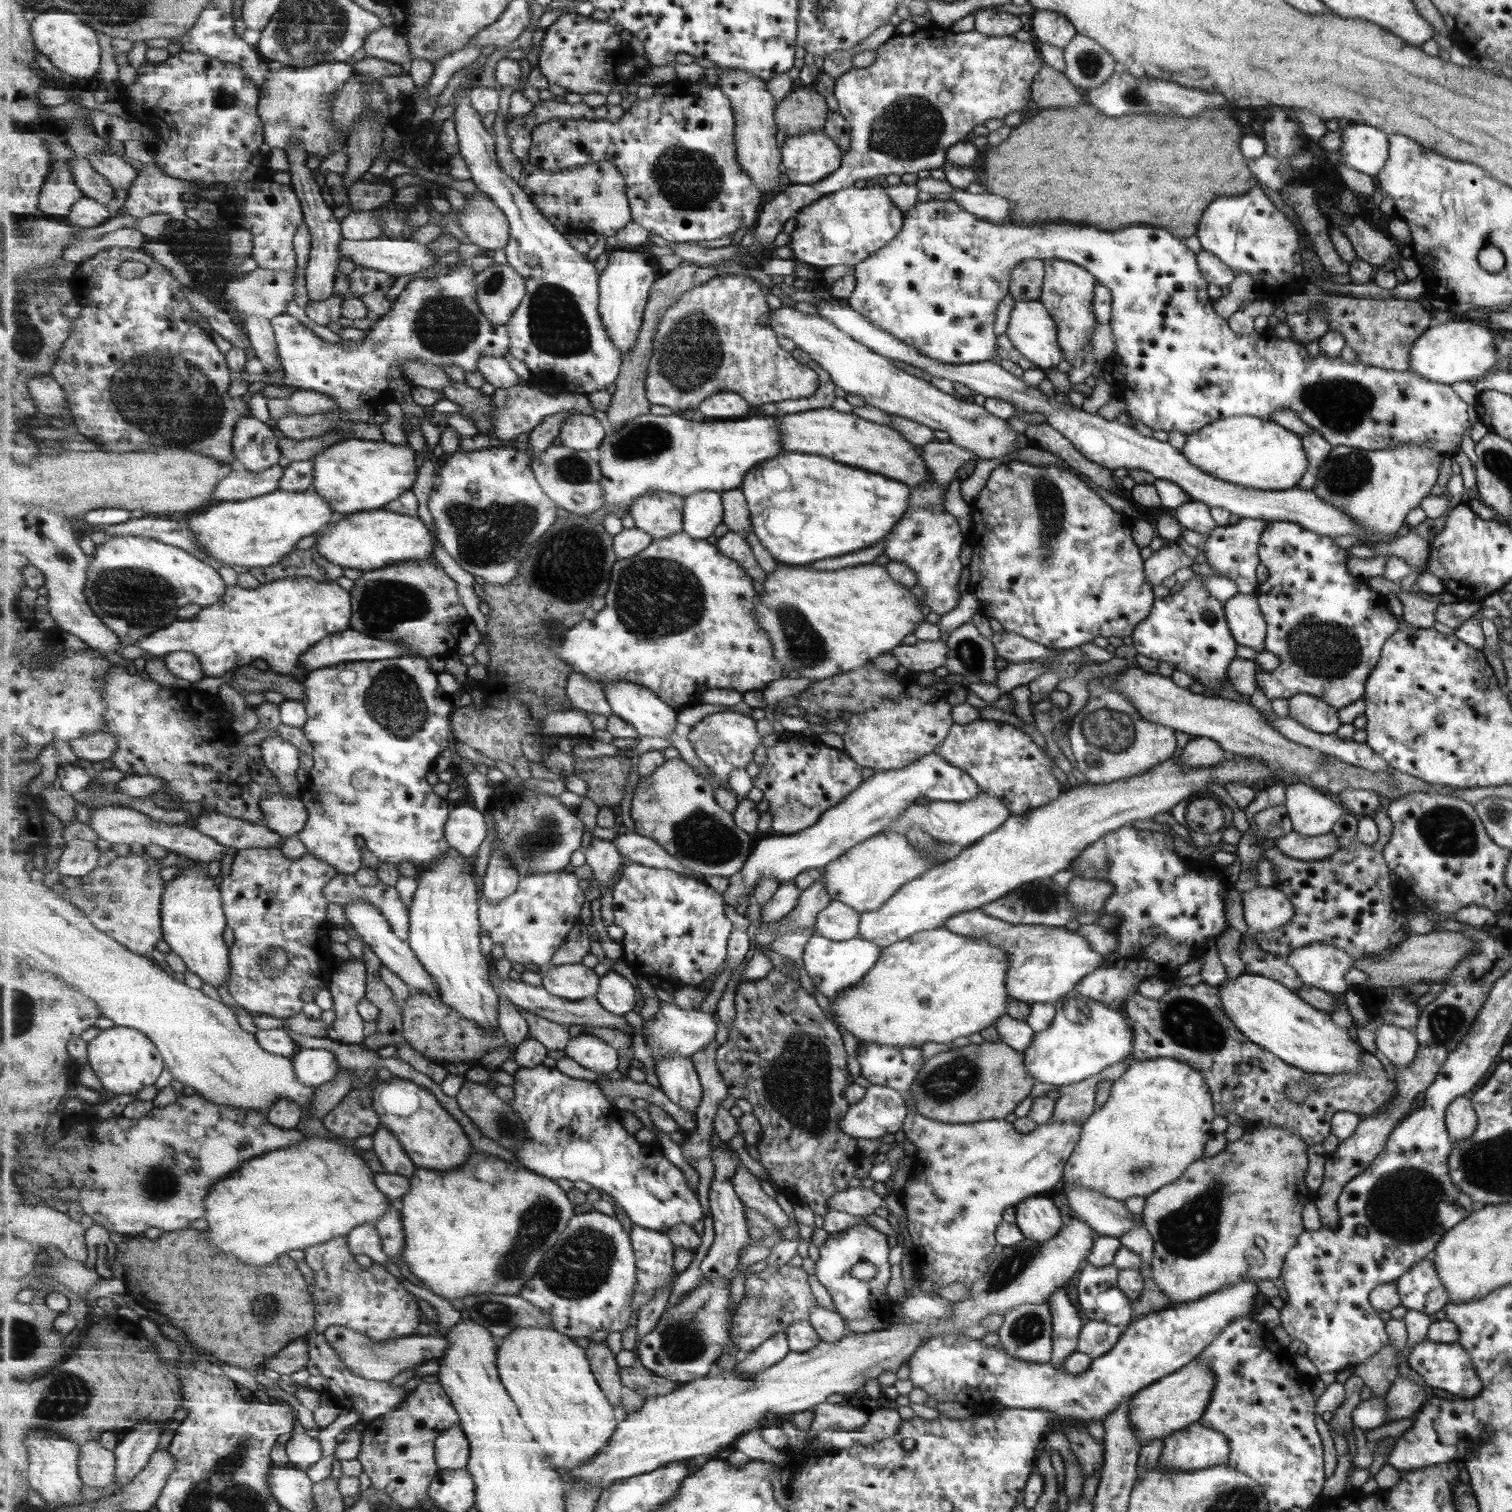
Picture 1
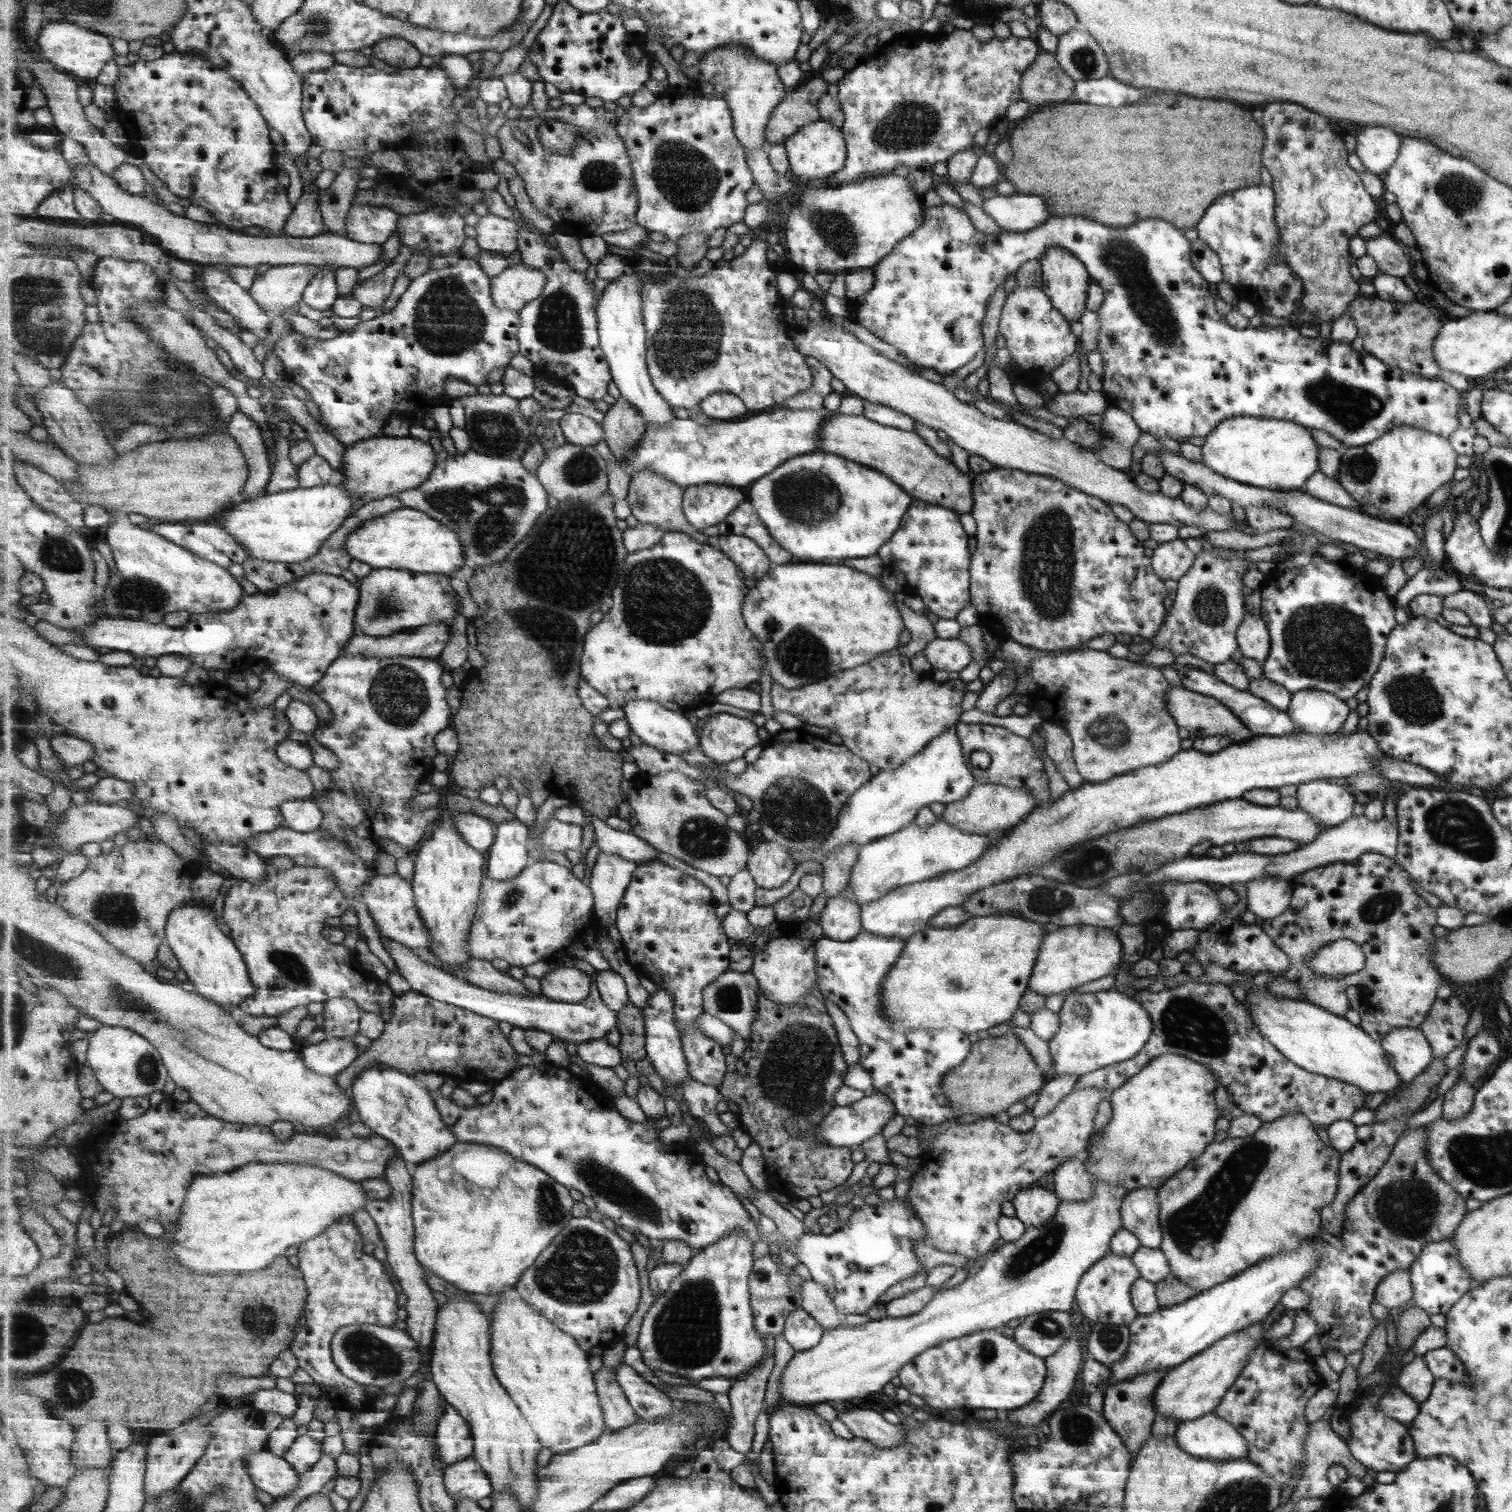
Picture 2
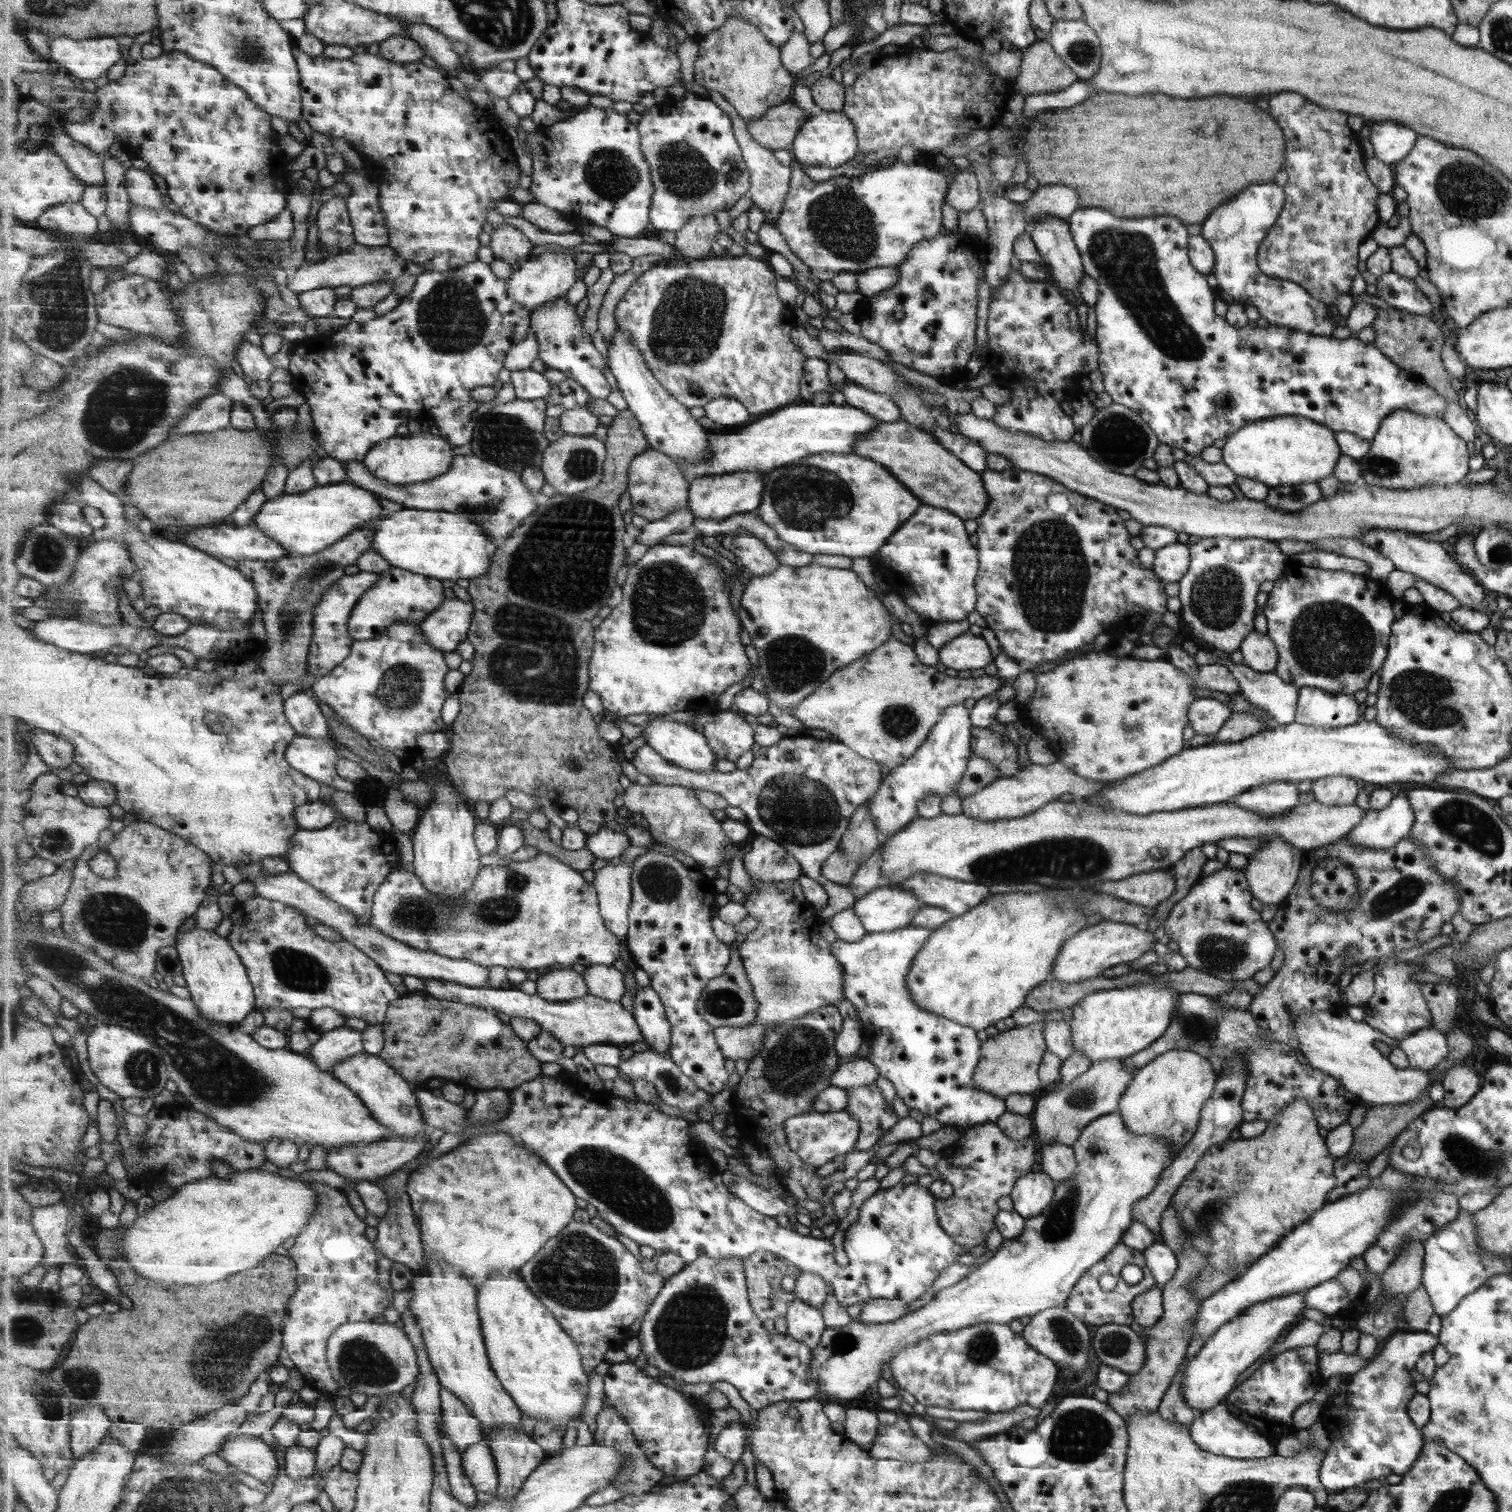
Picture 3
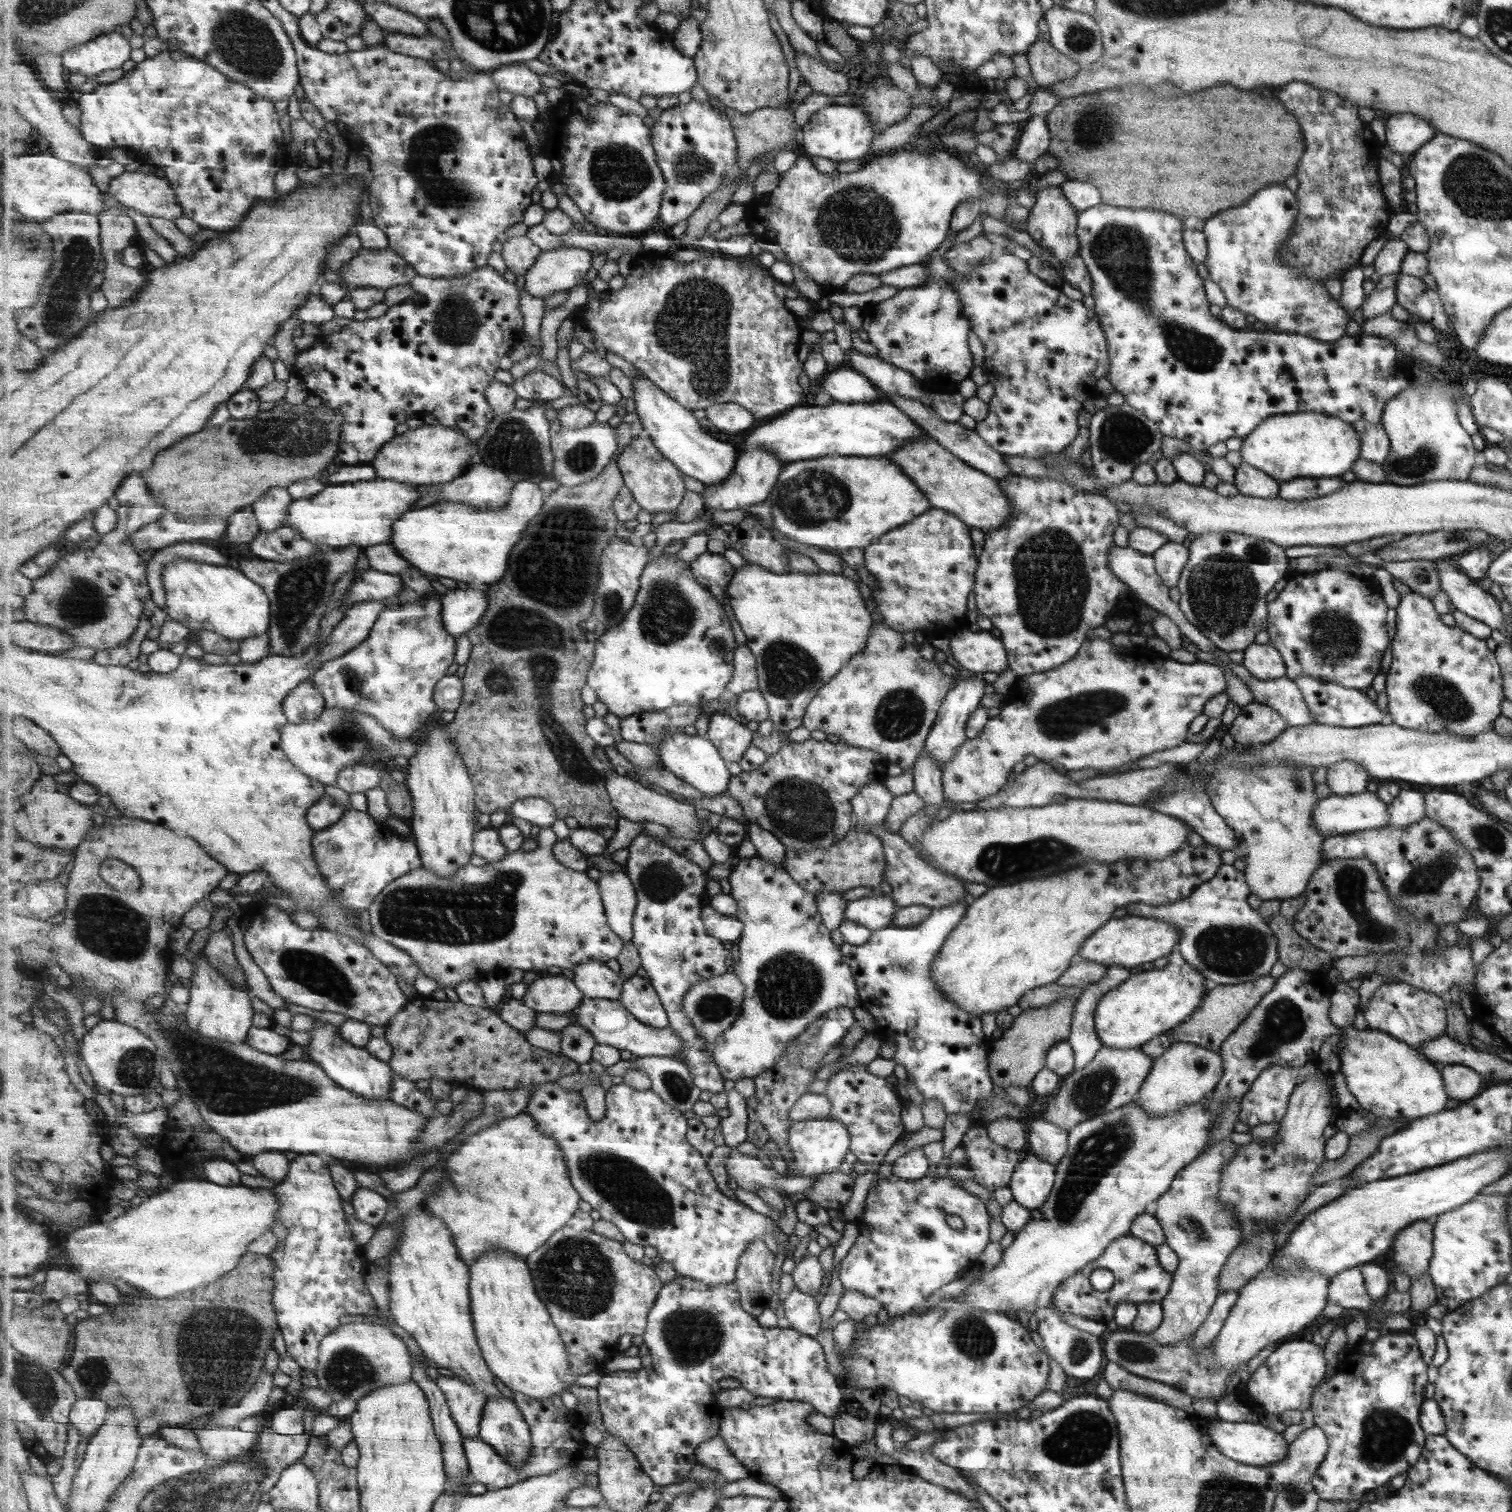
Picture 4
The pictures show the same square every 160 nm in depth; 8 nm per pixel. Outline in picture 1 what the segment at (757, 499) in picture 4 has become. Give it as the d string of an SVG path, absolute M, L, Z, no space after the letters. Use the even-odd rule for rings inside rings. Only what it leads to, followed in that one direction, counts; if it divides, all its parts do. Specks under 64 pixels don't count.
M703 490L686 497L684 531L691 538L708 540L721 522L724 522L722 493Z

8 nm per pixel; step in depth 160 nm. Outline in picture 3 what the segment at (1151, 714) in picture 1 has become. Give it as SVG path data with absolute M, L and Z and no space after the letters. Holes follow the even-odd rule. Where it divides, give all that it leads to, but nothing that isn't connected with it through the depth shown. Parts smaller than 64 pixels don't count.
M1196 697L1188 706L1186 717L1188 726L1193 728L1195 734L1207 736L1217 733L1230 718L1231 713L1227 705L1216 699Z

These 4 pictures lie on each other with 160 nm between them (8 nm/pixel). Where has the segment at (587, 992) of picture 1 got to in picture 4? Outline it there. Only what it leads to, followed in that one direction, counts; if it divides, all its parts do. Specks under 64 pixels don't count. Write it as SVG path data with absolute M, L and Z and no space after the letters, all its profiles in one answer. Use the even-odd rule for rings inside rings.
M539 974L531 983L523 1002L537 1012L563 1014L577 1008L584 997L583 991L573 979L562 974Z

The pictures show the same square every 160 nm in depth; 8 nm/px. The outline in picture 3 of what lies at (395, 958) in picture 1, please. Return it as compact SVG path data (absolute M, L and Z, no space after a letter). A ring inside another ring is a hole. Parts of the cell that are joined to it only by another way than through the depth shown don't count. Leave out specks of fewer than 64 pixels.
M424 979L423 992L439 1000L462 1002L469 1006L478 1006L488 1011L503 1012L508 1017L530 1018L538 1022L543 1030L551 1032L561 1041L563 1047L587 1047L593 1044L605 1044L625 1048L635 1042L645 1042L635 1015L620 1002L611 1002L589 993L585 998L569 1002L551 1002L538 994L527 994L519 989L502 989L463 986L456 982Z

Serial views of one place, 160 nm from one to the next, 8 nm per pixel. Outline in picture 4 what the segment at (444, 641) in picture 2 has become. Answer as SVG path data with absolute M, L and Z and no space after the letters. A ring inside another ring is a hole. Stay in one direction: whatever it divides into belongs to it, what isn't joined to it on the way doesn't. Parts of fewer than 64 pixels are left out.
M486 586L446 591L441 599L441 616L445 630L457 640L480 623L488 607Z

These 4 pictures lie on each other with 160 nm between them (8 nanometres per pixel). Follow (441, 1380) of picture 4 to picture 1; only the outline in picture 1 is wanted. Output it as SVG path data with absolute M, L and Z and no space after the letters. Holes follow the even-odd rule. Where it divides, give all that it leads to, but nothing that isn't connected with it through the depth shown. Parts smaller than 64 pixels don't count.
M460 1424L449 1428L437 1438L436 1461L441 1471L468 1468L470 1458L471 1443Z

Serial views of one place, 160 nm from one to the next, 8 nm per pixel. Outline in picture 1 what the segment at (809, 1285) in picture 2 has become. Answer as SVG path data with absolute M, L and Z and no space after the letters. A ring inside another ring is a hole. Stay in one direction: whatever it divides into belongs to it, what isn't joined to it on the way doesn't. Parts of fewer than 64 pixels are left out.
M817 1304L809 1311L808 1322L821 1342L836 1342L850 1331L837 1312L821 1308Z

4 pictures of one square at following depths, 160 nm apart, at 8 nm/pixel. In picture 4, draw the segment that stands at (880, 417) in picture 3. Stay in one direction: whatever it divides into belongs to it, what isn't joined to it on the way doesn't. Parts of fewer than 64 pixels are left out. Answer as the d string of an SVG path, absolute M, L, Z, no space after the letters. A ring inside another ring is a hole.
M847 365L829 370L817 389L828 394L833 403L871 404L883 399L874 384Z

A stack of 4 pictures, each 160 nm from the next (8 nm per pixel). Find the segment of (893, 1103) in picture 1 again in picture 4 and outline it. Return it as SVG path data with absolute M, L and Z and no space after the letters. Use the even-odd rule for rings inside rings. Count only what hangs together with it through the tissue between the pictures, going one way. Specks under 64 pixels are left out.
M833 1117L797 1121L790 1130L790 1147L794 1152L794 1162L787 1164L791 1176L825 1174L838 1170L850 1146L850 1134L846 1126Z

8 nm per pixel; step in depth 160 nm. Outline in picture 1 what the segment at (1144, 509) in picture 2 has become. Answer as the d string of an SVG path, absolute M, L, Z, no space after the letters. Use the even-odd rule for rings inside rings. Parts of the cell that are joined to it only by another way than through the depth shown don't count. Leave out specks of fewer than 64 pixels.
M783 305L771 311L769 326L778 336L789 338L796 347L805 351L813 362L827 371L831 382L844 390L847 396L859 397L889 416L921 424L931 431L946 432L949 442L970 450L979 459L997 458L1012 450L1019 433L1013 433L1005 420L986 412L986 407L943 393L929 382L897 369L891 360L855 342L827 319Z

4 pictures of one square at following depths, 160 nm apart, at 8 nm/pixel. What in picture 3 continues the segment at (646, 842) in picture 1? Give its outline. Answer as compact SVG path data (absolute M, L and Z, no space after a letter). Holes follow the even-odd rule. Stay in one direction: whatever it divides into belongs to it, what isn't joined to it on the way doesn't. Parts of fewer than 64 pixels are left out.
M603 828L597 834L588 837L586 847L596 857L612 861L618 859L619 856L623 856L625 850L631 845L631 840L624 831L617 832L617 830Z

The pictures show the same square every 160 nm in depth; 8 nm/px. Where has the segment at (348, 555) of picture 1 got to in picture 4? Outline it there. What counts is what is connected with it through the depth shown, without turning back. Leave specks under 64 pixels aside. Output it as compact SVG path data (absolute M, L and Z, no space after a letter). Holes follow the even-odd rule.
M522 480L514 485L508 506L499 510L483 510L460 502L413 509L394 522L389 543L407 558L414 569L466 582L470 586L488 586L503 578L511 564L511 550L514 550L531 518L541 512L546 496L538 481Z

